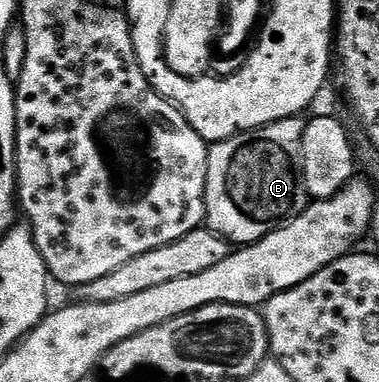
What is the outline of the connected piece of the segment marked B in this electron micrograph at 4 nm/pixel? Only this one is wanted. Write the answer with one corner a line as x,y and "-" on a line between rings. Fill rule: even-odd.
301,117
285,118
258,130
245,130
243,134
213,143
209,147
208,156
205,225
227,242
244,247
251,242
259,242
273,230
279,230
286,222
296,220
296,216
300,216
300,212
304,212
311,201
302,167
302,141
305,131
306,122

